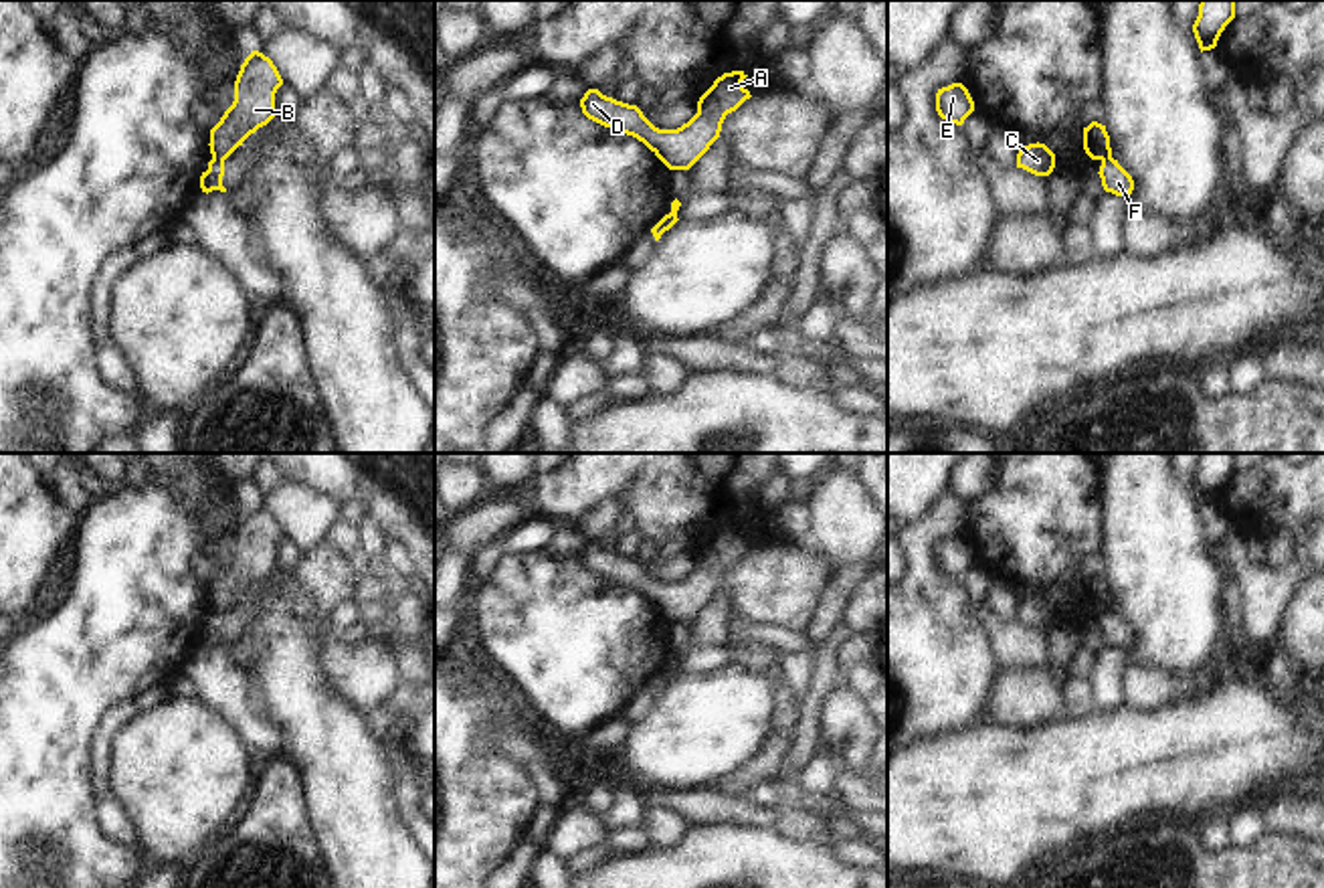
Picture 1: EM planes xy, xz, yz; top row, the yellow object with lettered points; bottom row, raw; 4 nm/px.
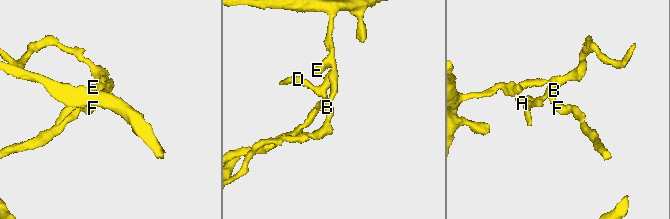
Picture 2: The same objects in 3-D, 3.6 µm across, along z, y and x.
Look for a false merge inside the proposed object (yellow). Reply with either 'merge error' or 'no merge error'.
merge error

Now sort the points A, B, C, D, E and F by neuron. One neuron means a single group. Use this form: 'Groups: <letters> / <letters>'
Groups: A B C D E / F.

